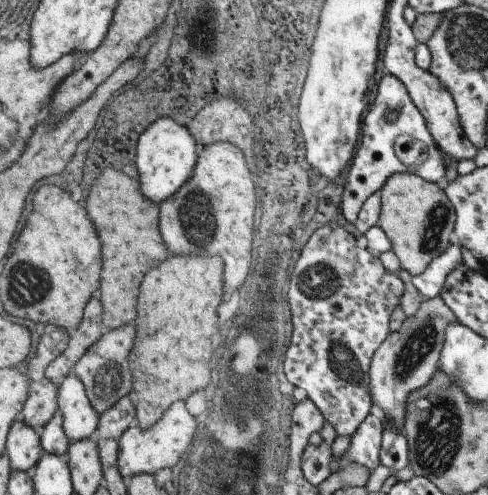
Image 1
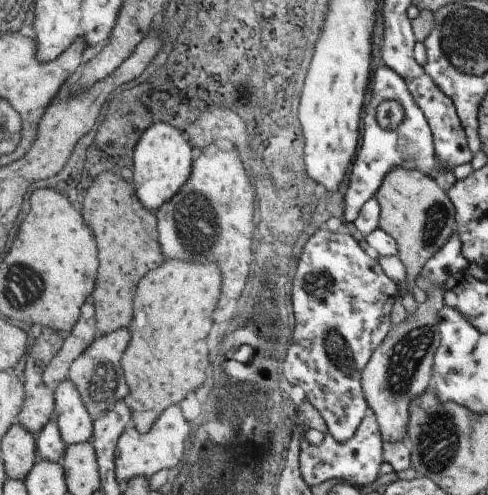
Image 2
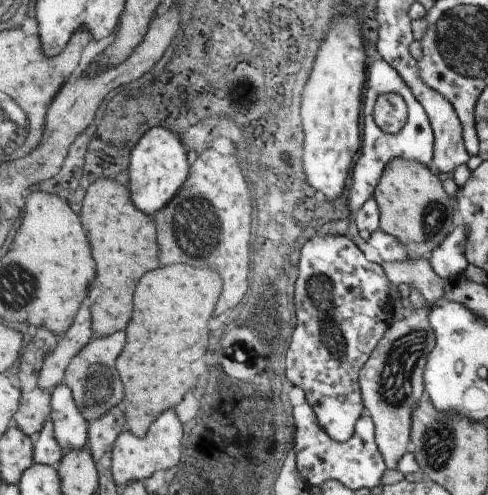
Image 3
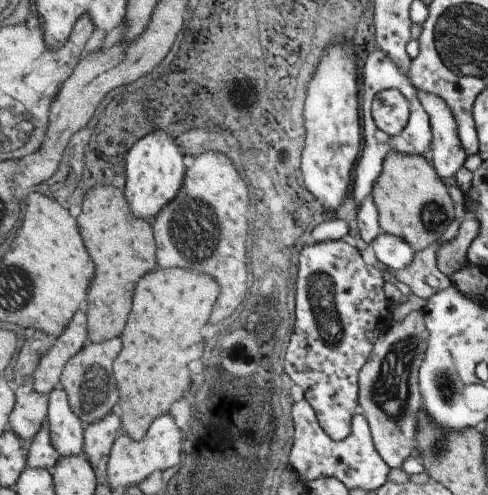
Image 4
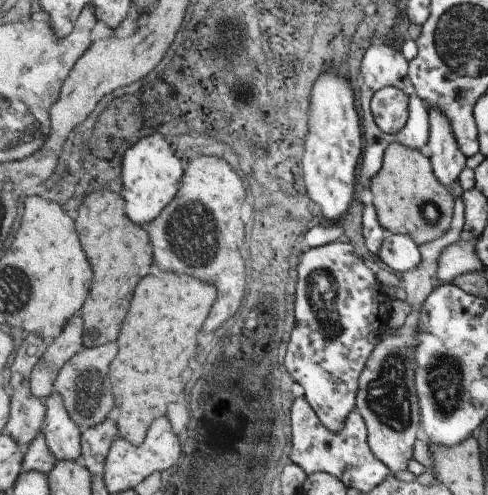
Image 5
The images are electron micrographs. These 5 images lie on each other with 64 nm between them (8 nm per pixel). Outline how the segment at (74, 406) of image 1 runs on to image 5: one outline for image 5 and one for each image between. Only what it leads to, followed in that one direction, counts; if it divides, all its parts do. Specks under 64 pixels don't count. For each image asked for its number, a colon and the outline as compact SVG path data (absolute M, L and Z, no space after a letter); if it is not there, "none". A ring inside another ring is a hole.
2: M71 380L63 382L55 390L55 396L57 396L55 418L59 422L59 430L61 436L65 438L67 448L91 442L95 432L95 420L89 414L89 408L85 408L77 384L71 384Z
3: M61 384L53 392L53 414L49 416L55 424L55 438L65 454L81 452L89 446L89 420L77 406L73 390Z
4: M57 388L49 396L49 428L51 440L61 458L81 456L85 452L85 424L73 412L65 388Z
5: M53 394L45 400L47 424L43 428L47 444L59 462L81 462L83 456L83 430L69 416L63 394Z

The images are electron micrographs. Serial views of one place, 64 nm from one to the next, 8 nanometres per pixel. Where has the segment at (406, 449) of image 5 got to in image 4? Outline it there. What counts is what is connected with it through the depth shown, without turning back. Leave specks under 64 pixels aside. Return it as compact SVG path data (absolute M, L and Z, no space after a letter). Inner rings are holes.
M449 188L447 194L451 196L451 202L453 202L453 220L445 228L443 236L439 236L427 248L417 250L413 254L413 262L407 268L393 272L393 276L399 282L403 282L413 296L417 296L421 300L429 300L433 294L451 286L449 276L445 276L437 268L437 250L457 236L457 230L461 226L459 218L465 214L465 198L463 198L463 192L459 188ZM419 310L409 312L401 322L393 322L373 342L373 350L359 372L359 412L365 416L371 442L383 464L389 468L401 468L403 462L413 456L417 440L417 418L423 406L421 392L417 386L419 366L427 348L427 328Z

